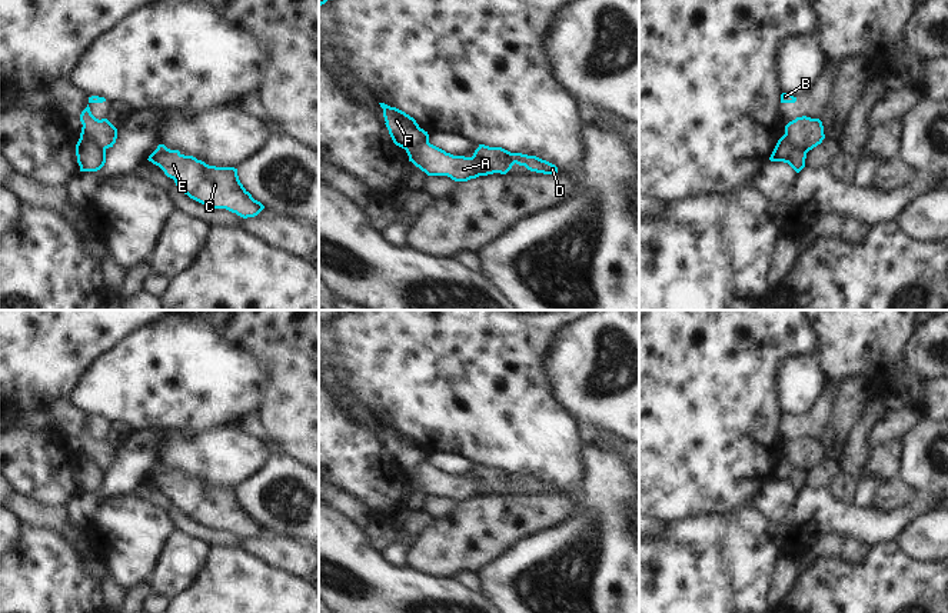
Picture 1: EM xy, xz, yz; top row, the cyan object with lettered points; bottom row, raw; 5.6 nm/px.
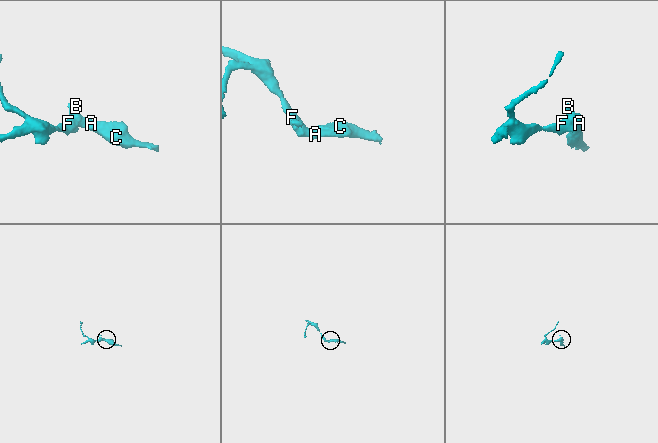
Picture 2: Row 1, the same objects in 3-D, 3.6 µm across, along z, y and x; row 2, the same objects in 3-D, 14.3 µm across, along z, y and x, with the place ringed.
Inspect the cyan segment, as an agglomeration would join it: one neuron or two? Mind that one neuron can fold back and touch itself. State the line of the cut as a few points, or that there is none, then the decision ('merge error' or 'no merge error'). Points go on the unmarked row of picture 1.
cut xy (80, 455), (105, 469); merge error

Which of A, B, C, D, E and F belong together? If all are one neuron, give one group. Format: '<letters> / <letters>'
A B C D E / F

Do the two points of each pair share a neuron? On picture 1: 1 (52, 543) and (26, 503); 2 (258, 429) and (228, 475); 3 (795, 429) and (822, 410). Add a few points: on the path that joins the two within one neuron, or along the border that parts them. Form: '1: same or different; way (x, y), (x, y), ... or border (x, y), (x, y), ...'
1: different; border (25, 523), (57, 530), (72, 543)
2: different; border (236, 425), (260, 436), (275, 452)
3: same; way (802, 426), (815, 417)

